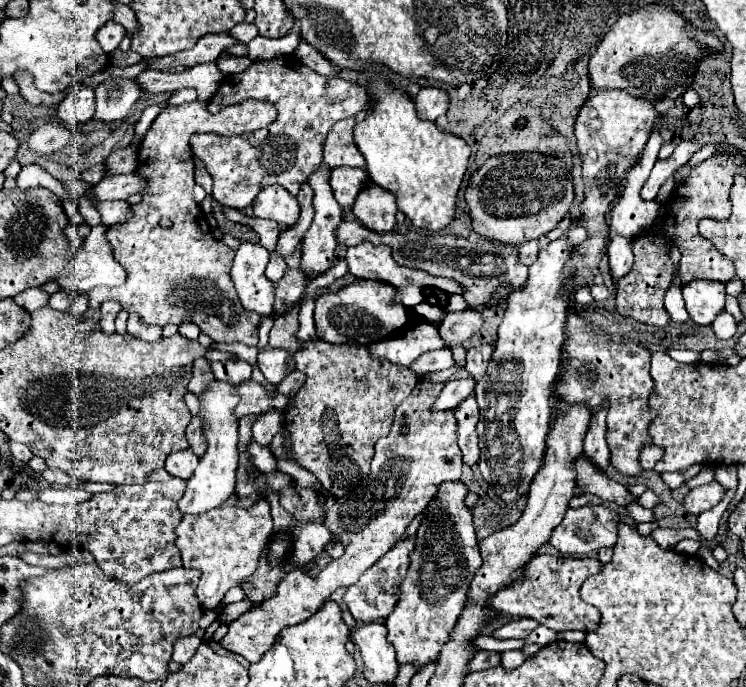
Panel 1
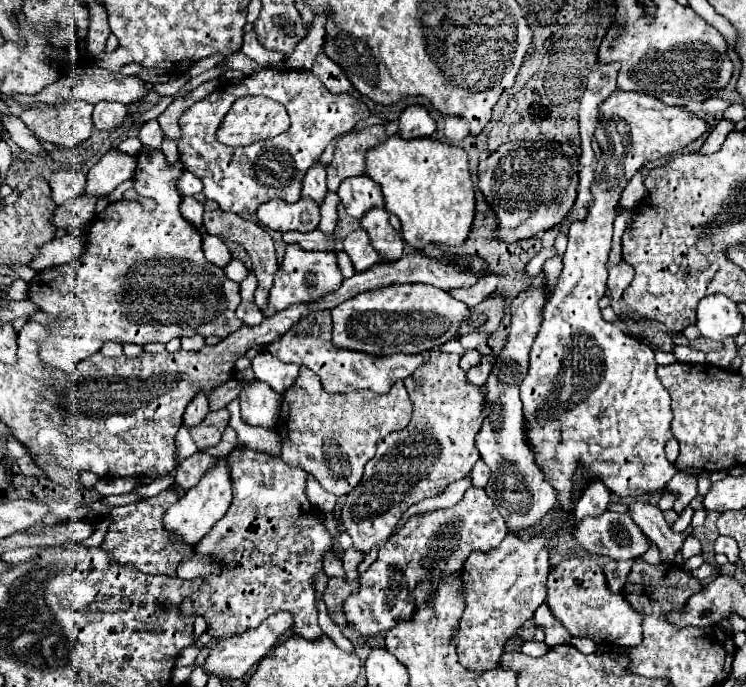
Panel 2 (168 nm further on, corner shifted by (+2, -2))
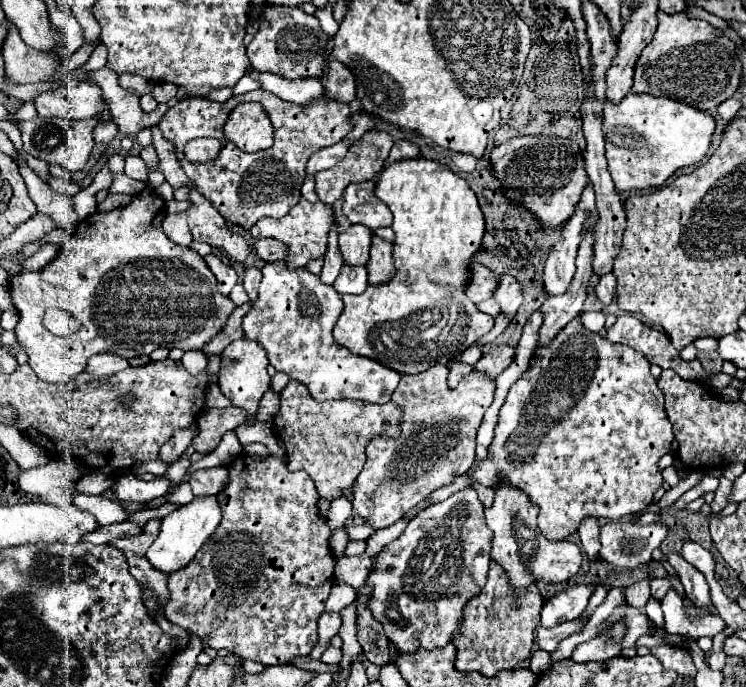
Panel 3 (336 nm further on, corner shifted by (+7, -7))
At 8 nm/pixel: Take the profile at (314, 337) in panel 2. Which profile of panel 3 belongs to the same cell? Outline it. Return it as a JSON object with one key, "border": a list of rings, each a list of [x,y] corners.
{"border":[[[285,261],[265,263],[265,267],[261,271],[263,271],[263,279],[259,285],[259,299],[253,303],[253,309],[243,319],[243,331],[245,331],[247,339],[257,341],[267,351],[269,363],[277,371],[285,371],[291,379],[305,383],[315,401],[349,397],[349,399],[361,399],[367,403],[387,403],[391,399],[395,387],[399,385],[401,373],[393,371],[377,361],[357,357],[333,339],[331,331],[343,309],[343,299],[335,291],[335,287],[323,283],[321,277],[307,271],[307,267],[291,269],[291,267],[287,267]]]}

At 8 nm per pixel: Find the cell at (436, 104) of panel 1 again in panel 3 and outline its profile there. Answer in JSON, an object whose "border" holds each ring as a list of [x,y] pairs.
{"border":[[[399,139],[395,141],[391,153],[389,153],[389,159],[387,163],[391,161],[401,161],[401,159],[413,159],[413,157],[419,157],[419,147],[411,141],[405,141],[405,139]]]}

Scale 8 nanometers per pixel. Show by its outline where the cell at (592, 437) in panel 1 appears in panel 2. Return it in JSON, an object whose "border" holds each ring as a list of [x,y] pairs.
{"border":[[[592,482],[586,486],[582,498],[578,500],[574,508],[576,520],[582,520],[584,516],[598,516],[604,514],[610,502],[610,492],[602,482]]]}

